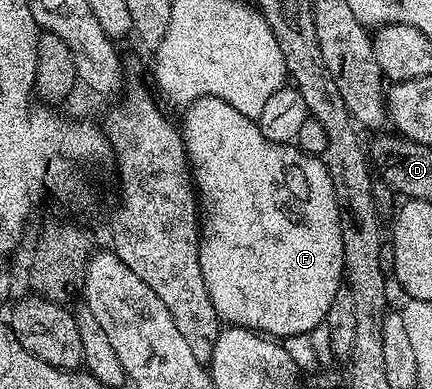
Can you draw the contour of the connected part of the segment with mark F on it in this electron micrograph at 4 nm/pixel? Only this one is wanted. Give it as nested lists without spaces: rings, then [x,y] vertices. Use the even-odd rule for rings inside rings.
[[[198,98],[197,101],[190,103],[184,110],[187,111],[183,114],[183,126],[181,125],[183,147],[187,150],[187,161],[191,167],[194,185],[197,187],[197,210],[201,215],[199,218],[199,259],[201,260],[201,276],[205,276],[205,288],[209,292],[209,300],[213,300],[213,308],[219,313],[220,319],[222,319],[224,323],[232,326],[244,326],[247,330],[255,331],[256,334],[270,336],[276,340],[297,336],[298,334],[310,335],[318,326],[322,327],[324,323],[326,323],[329,304],[333,304],[333,296],[337,296],[339,287],[344,285],[345,282],[345,275],[343,273],[343,237],[341,236],[339,205],[337,204],[337,196],[333,192],[333,180],[329,176],[327,165],[323,162],[322,157],[306,154],[305,151],[299,149],[298,145],[288,144],[286,142],[267,142],[265,136],[259,130],[259,123],[256,119],[241,116],[241,112],[237,112],[235,108],[229,104],[225,104],[220,98]]]

